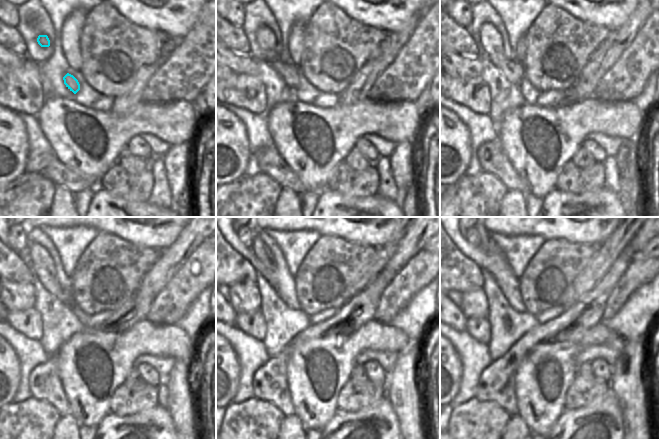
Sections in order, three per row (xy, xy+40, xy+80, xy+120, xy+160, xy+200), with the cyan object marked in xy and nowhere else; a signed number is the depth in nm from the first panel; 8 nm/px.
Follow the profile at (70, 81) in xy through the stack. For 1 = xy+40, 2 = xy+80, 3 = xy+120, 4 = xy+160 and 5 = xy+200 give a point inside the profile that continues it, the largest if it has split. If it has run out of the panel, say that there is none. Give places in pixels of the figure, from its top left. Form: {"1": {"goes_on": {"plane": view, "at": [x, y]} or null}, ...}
{"1": {"goes_on": {"plane": "xy+40", "at": [288, 71]}}, "2": {"goes_on": {"plane": "xy+80", "at": [491, 40]}}, "3": {"goes_on": {"plane": "xy+120", "at": [43, 265]}}, "4": {"goes_on": {"plane": "xy+160", "at": [262, 252]}}, "5": {"goes_on": {"plane": "xy+200", "at": [483, 245]}}}

